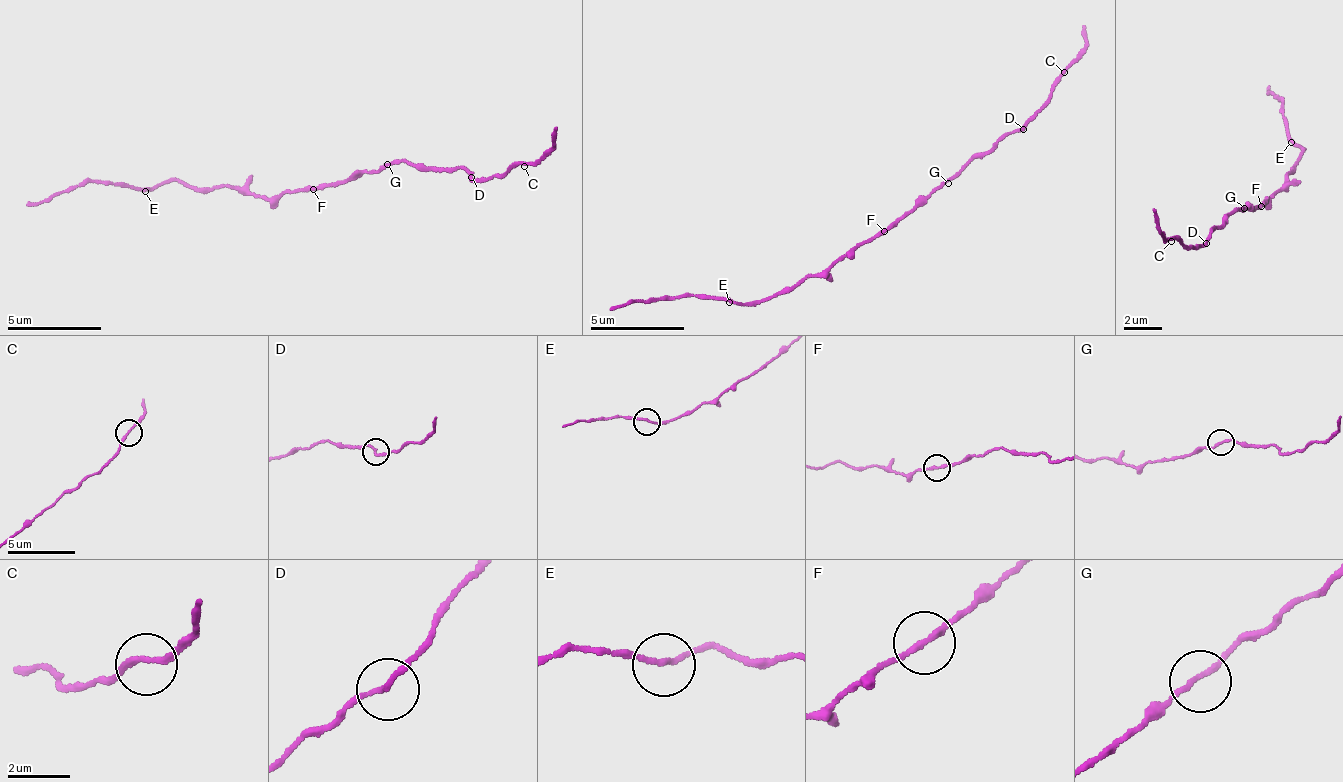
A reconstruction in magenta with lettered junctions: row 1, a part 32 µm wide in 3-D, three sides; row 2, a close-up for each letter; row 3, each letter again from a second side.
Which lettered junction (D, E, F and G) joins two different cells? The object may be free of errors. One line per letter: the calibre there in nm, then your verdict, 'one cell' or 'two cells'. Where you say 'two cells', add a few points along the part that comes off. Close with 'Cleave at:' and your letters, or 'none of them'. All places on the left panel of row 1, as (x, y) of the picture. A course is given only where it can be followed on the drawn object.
D: 170 nm | one cell
E: 160 nm | one cell
F: 190 nm | one cell
G: 160 nm | one cell
Cleave at: none of them

